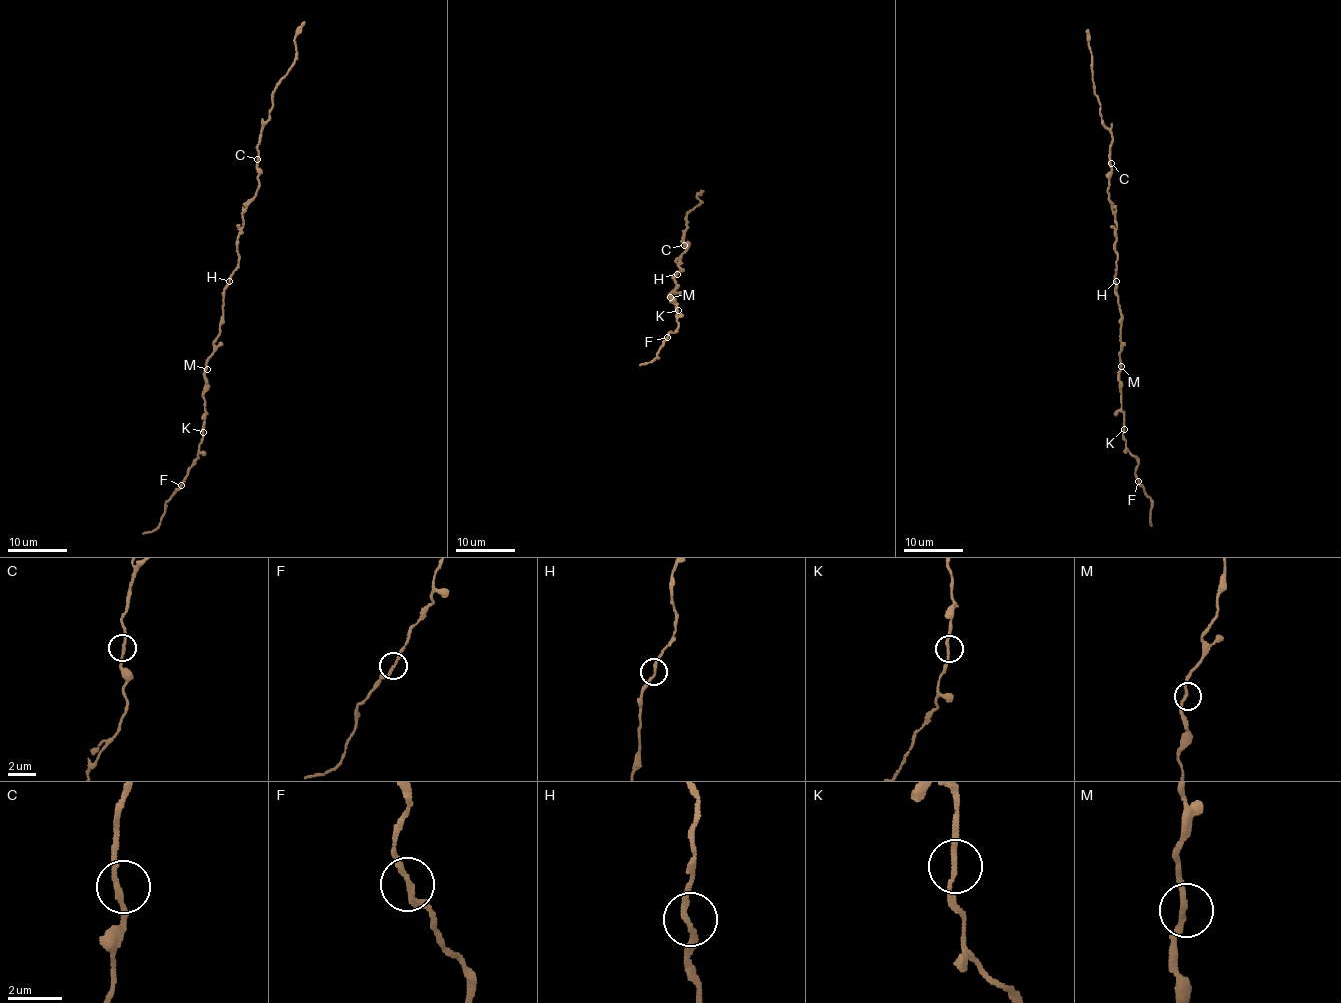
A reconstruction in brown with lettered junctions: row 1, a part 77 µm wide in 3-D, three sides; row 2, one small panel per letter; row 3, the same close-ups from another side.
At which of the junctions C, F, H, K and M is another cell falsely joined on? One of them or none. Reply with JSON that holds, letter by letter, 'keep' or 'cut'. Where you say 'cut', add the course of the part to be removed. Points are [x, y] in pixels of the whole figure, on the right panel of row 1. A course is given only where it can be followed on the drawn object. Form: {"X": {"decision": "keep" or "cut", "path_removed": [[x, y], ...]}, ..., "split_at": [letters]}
{"C": {"decision": "keep"}, "F": {"decision": "keep"}, "H": {"decision": "keep"}, "K": {"decision": "keep"}, "M": {"decision": "keep"}, "split_at": []}

